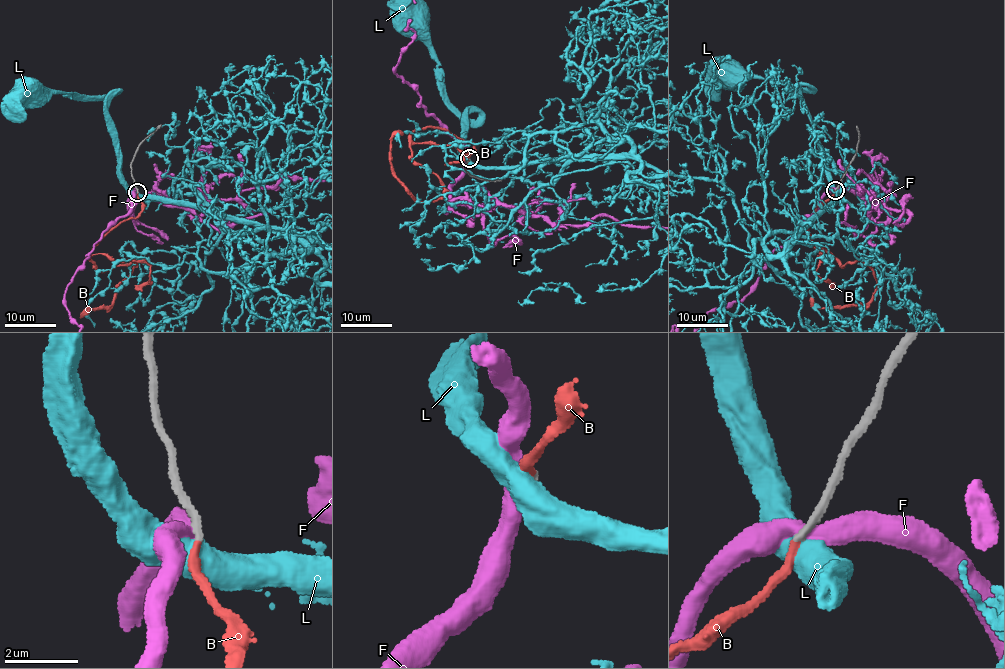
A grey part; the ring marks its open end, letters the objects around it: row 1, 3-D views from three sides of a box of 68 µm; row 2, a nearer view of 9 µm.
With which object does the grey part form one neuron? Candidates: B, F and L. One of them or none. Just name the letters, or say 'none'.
B

